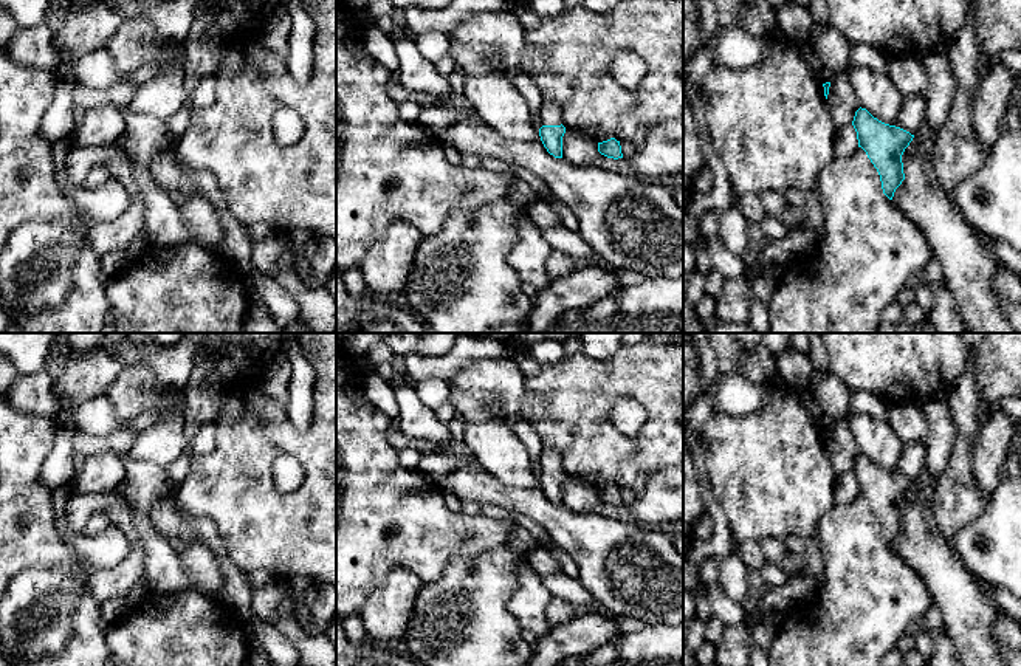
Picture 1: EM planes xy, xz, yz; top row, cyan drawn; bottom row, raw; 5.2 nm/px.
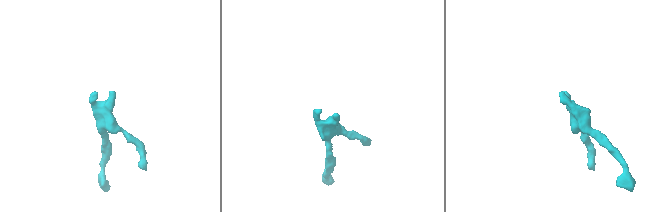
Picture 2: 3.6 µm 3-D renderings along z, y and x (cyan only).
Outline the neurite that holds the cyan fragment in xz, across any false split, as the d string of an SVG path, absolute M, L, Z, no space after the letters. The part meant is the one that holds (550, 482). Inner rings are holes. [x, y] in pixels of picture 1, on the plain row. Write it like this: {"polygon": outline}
{"polygon": "M542 448L539 457L542 474L539 475L539 483L550 502L555 505L562 505L562 483L566 474L561 469L561 457L552 448Z"}

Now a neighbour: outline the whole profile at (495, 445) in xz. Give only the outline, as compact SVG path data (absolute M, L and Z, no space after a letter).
M507 420L468 423L463 443L500 483L527 489L538 486L531 458Z

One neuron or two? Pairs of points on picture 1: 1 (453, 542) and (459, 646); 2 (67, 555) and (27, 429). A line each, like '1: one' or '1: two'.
1: two
2: one

